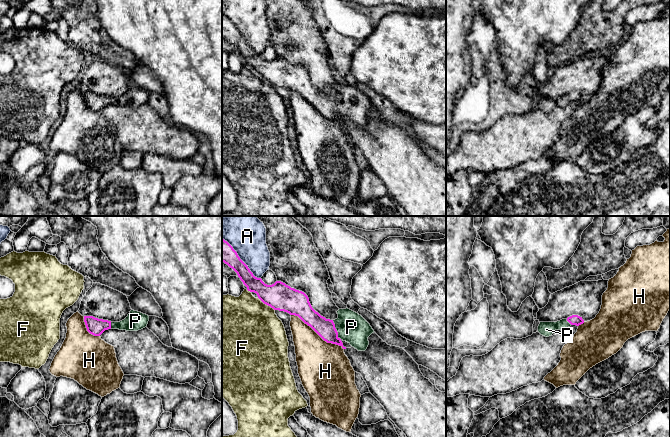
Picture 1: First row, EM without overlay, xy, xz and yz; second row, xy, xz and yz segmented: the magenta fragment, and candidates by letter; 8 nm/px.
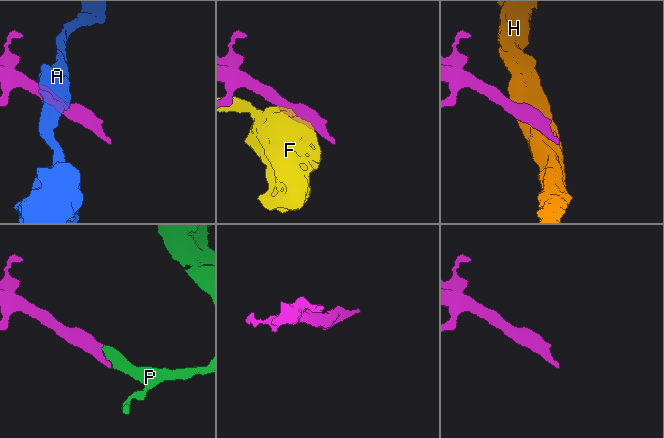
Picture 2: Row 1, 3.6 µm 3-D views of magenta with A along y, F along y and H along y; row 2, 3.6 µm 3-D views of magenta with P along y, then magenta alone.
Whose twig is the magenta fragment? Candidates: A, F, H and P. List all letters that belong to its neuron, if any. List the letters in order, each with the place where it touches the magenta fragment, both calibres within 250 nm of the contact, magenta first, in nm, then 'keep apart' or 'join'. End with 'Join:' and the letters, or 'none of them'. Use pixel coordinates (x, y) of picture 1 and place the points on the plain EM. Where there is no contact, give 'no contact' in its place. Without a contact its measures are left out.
A: xz (240, 35) | 170/280 nm | keep apart
F: xz (266, 80) | 220/500 nm | keep apart
H: xz (317, 109) | 160/360 nm | keep apart
P: xz (336, 106) | 160/240 nm | join
Join: P

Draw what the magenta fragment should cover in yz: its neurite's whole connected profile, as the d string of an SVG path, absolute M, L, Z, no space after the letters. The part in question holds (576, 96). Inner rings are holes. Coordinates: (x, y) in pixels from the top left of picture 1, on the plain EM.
M572 91L567 95L562 95L557 98L540 98L538 102L538 108L545 112L549 113L553 110L555 106L566 106L571 101L579 102L584 99L582 93L578 91Z

